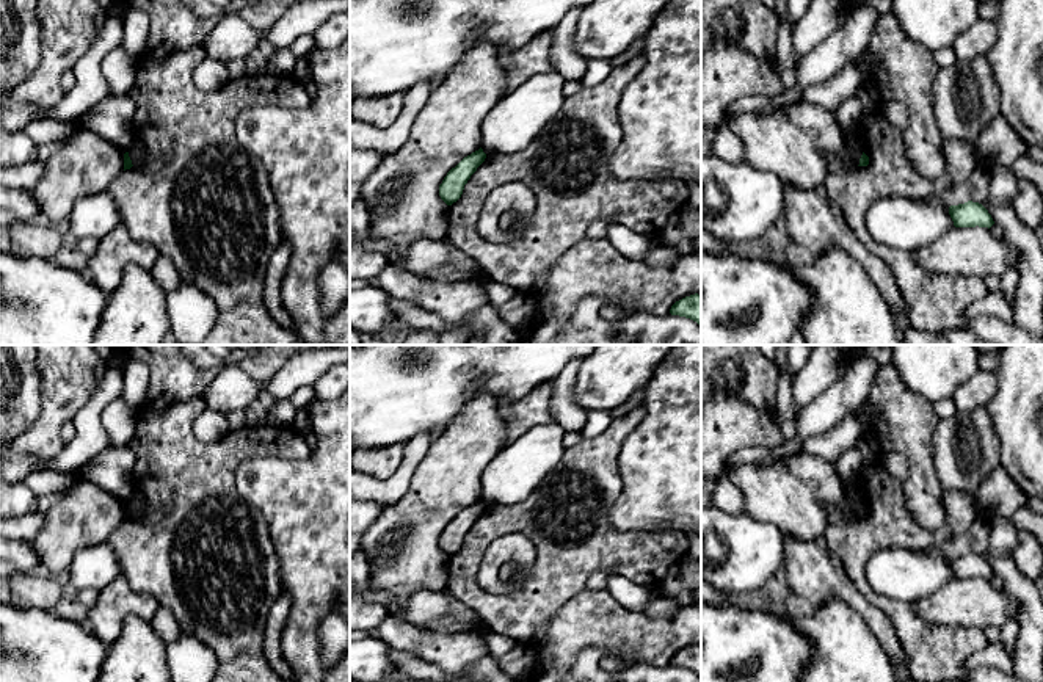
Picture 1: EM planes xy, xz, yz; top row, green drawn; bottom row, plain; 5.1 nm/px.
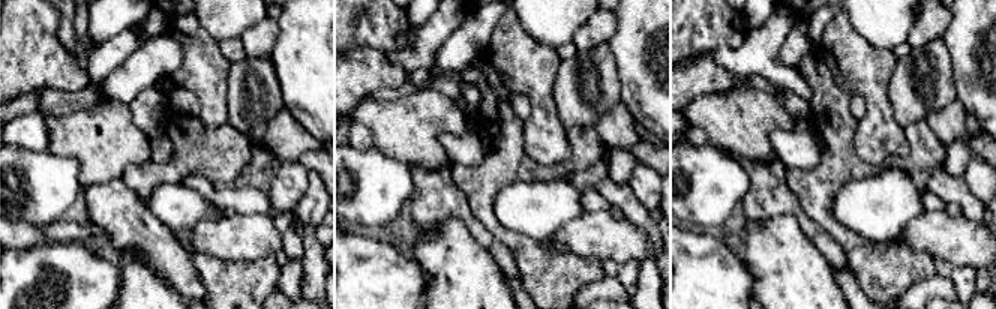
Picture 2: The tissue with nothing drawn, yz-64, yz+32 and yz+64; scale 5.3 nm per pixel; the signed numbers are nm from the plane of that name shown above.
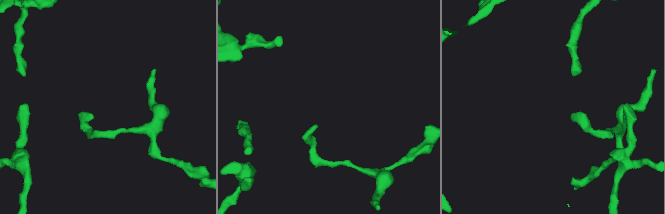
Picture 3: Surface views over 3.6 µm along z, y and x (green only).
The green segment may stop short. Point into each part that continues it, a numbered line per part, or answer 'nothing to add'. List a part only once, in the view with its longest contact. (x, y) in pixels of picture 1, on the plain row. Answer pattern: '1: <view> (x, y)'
nothing to add

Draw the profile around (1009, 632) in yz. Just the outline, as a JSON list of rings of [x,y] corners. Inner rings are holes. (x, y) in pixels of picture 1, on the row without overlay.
[[[1008,619],[1002,627],[1001,627],[1001,637],[999,643],[1005,648],[1007,652],[1013,655],[1015,646],[1016,646],[1016,637],[1019,632],[1019,622],[1015,619]]]

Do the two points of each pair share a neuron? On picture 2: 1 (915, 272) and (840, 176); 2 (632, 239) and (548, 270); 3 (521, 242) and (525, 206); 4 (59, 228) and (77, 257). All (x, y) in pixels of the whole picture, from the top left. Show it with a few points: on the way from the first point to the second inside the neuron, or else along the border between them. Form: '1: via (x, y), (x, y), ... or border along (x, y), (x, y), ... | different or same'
1: via (882, 267), (873, 264), (825, 218), (825, 209) | same
2: border along (552, 249), (590, 255), (600, 261) | different
3: border along (494, 213), (506, 227), (543, 242) | different
4: border along (80, 240), (41, 242), (33, 246) | different

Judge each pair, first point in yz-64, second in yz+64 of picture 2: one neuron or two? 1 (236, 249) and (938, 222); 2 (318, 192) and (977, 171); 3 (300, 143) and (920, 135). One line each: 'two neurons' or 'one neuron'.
1: one neuron
2: one neuron
3: two neurons

